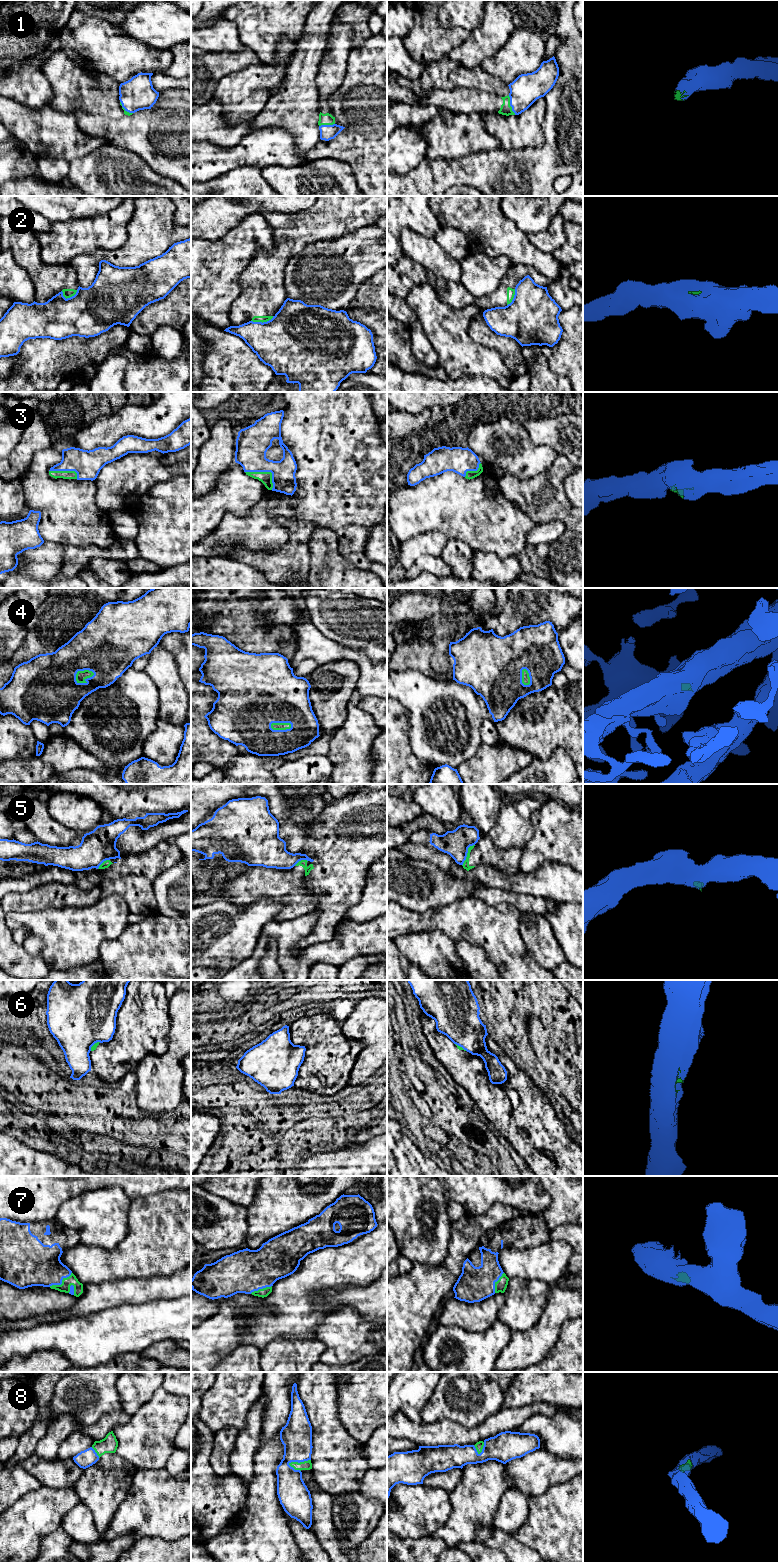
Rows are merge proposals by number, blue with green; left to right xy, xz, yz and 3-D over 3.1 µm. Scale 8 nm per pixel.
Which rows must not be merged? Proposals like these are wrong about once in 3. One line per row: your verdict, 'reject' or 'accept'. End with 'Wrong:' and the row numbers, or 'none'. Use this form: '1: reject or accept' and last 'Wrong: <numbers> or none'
1: accept
2: reject
3: accept
4: accept
5: reject
6: reject
7: accept
8: accept
Wrong: 2, 5, 6

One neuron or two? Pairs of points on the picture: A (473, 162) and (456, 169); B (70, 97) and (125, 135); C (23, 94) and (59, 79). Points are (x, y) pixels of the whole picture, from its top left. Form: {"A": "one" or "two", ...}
{"A": "one", "B": "two", "C": "two"}

